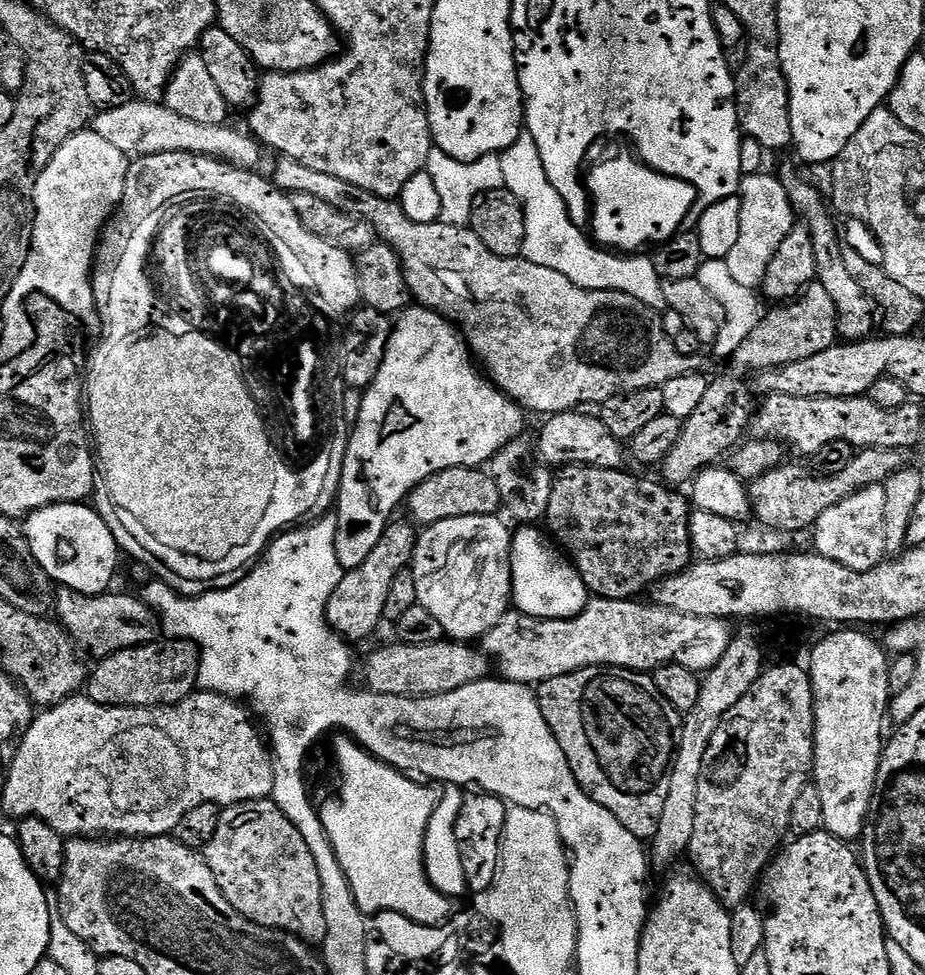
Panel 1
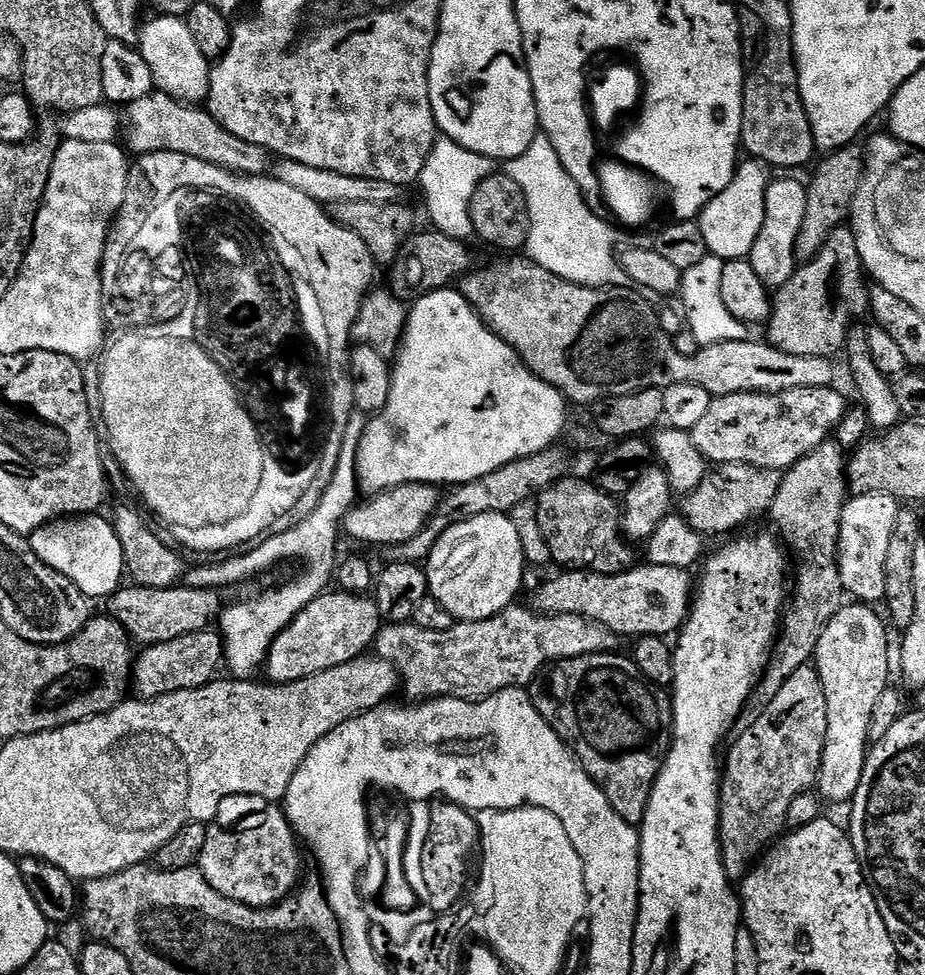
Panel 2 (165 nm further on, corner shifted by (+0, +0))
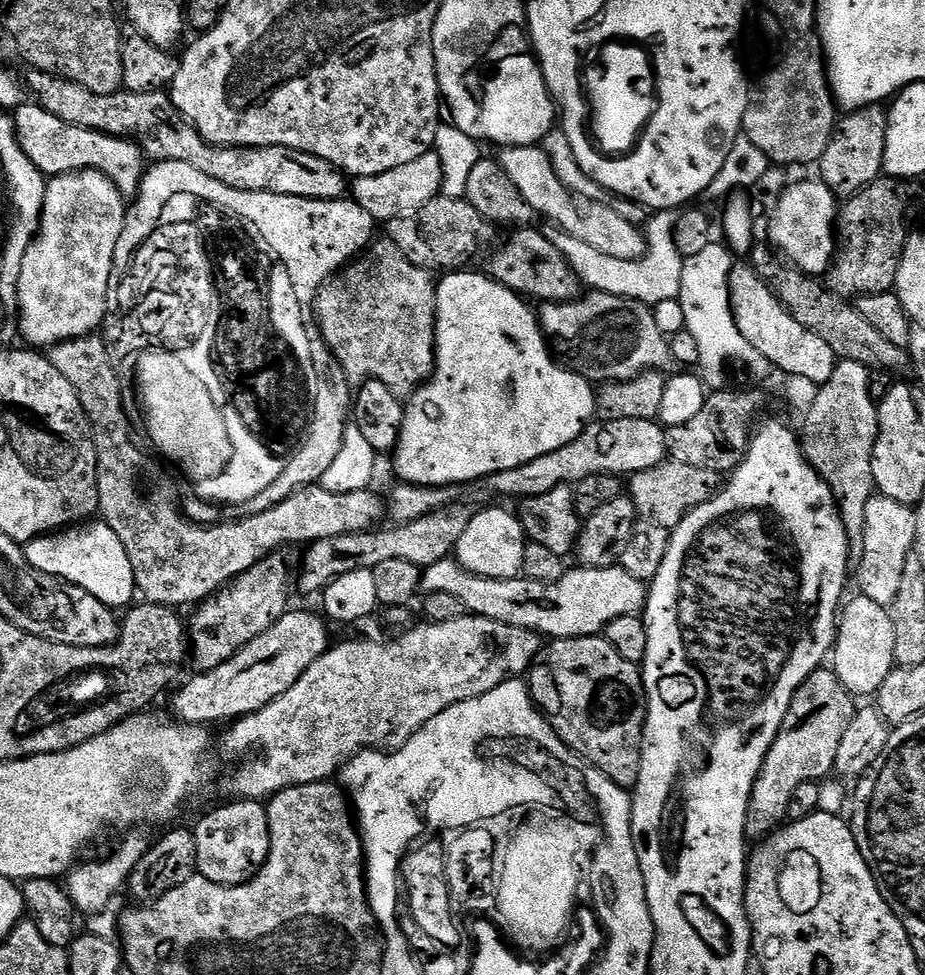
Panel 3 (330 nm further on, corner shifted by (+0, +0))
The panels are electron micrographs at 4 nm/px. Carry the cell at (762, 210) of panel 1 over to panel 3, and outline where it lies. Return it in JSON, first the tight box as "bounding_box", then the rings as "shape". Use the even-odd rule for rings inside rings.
{"bounding_box":[767,179,838,278],"shape":[[[819,179],[792,184],[776,200],[768,216],[767,243],[791,267],[800,269],[809,278],[820,278],[834,263],[838,245],[834,235],[838,219],[838,196]]]}

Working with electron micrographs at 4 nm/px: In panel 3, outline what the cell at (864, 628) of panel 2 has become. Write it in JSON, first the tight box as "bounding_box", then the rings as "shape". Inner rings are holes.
{"bounding_box":[830,595,896,698],"shape":[[[857,595],[855,599],[849,599],[839,613],[836,642],[830,653],[830,664],[842,686],[847,692],[851,692],[853,697],[872,698],[896,664],[894,622],[890,622],[890,614],[885,605],[870,602],[870,598],[862,595]]]}

